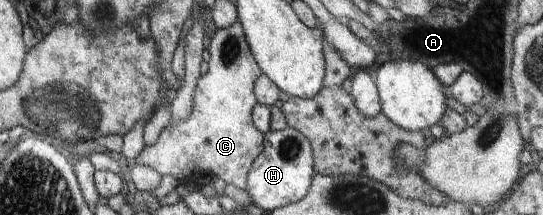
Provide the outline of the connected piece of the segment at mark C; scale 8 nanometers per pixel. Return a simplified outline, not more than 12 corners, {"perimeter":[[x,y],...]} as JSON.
{"perimeter":[[240,20],[207,49],[190,118],[136,164],[246,190],[263,73]]}

